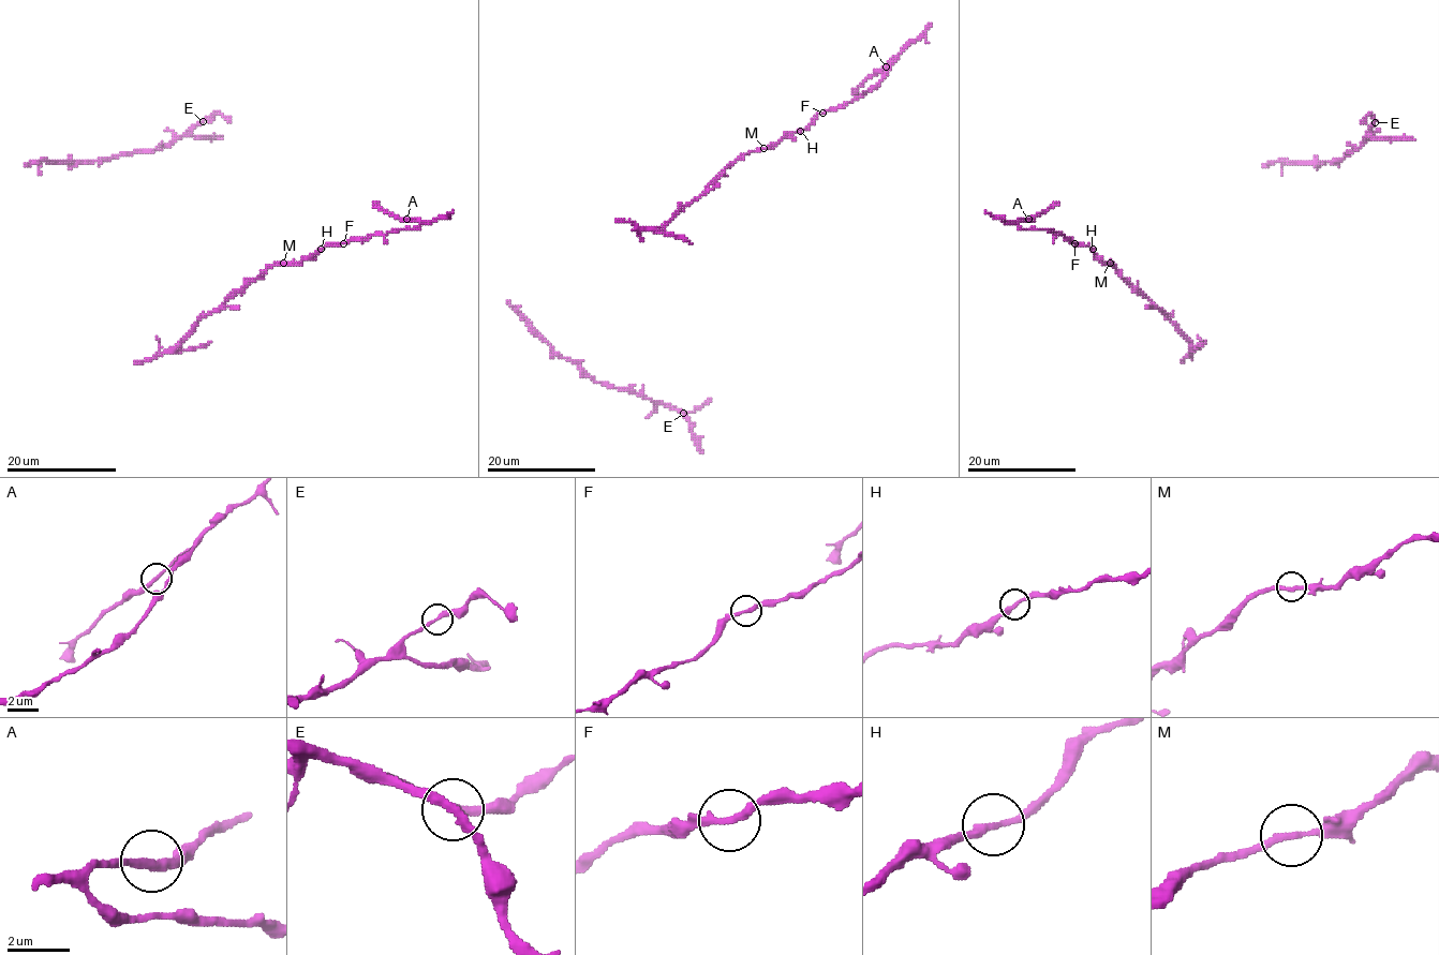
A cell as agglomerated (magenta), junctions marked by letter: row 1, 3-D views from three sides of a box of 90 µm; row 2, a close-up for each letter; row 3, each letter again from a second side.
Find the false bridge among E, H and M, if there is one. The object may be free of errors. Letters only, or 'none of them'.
none of them

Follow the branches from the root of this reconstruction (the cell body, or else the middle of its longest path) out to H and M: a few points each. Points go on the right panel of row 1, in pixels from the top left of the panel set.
H: (1198, 336), (1202, 344), (1191, 353), (1191, 341), (1092, 249)
M: (1198, 336), (1202, 344), (1191, 353), (1191, 341), (1110, 263)

